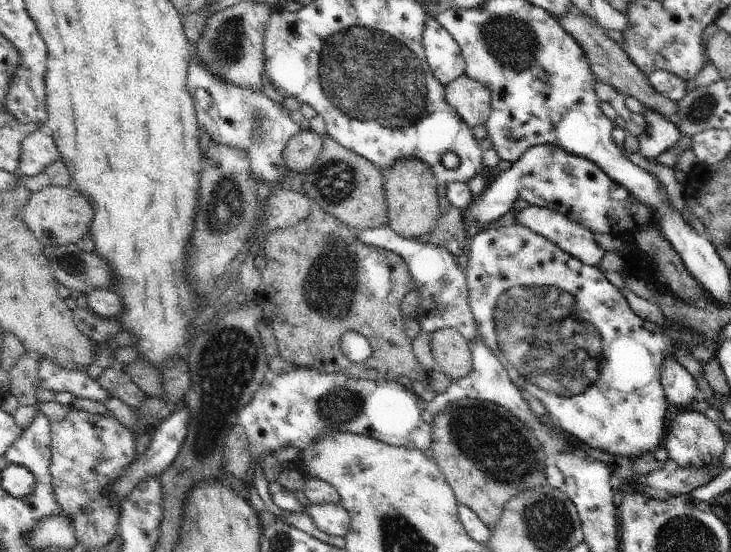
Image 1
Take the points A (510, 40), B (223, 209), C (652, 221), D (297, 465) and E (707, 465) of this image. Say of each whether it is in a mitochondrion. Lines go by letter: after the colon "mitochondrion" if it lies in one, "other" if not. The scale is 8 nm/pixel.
A: mitochondrion
B: mitochondrion
C: other
D: other
E: other

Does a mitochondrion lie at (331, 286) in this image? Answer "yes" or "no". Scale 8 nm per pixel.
yes

